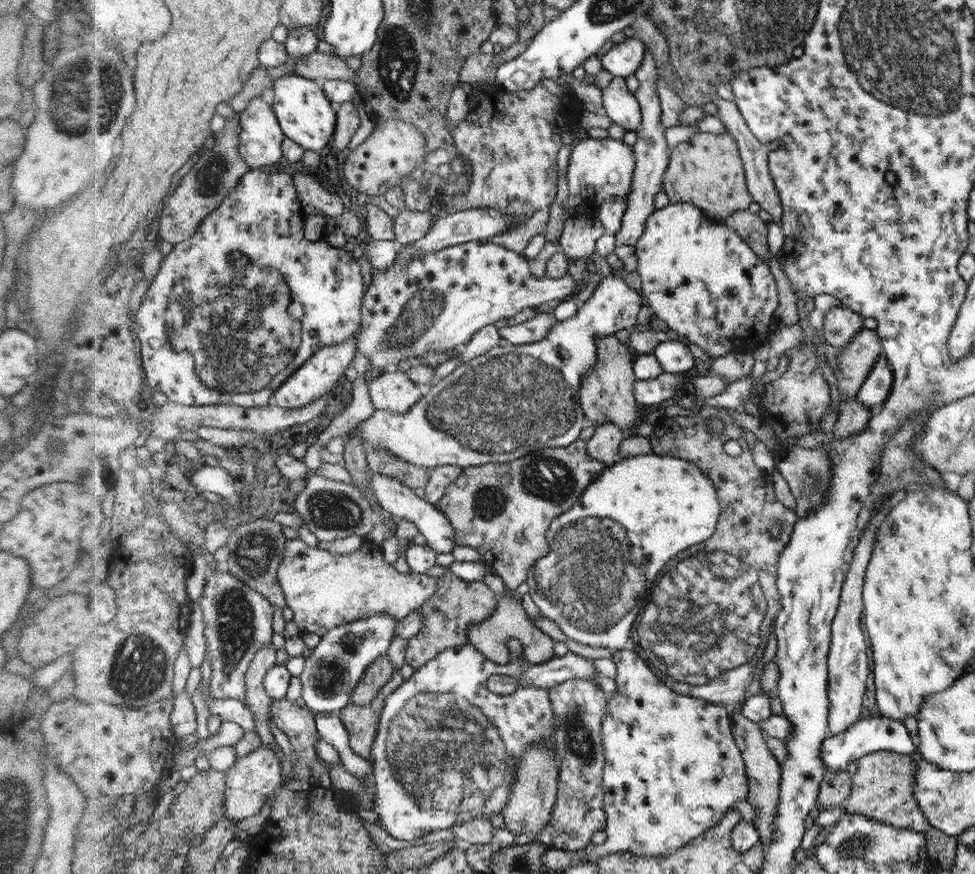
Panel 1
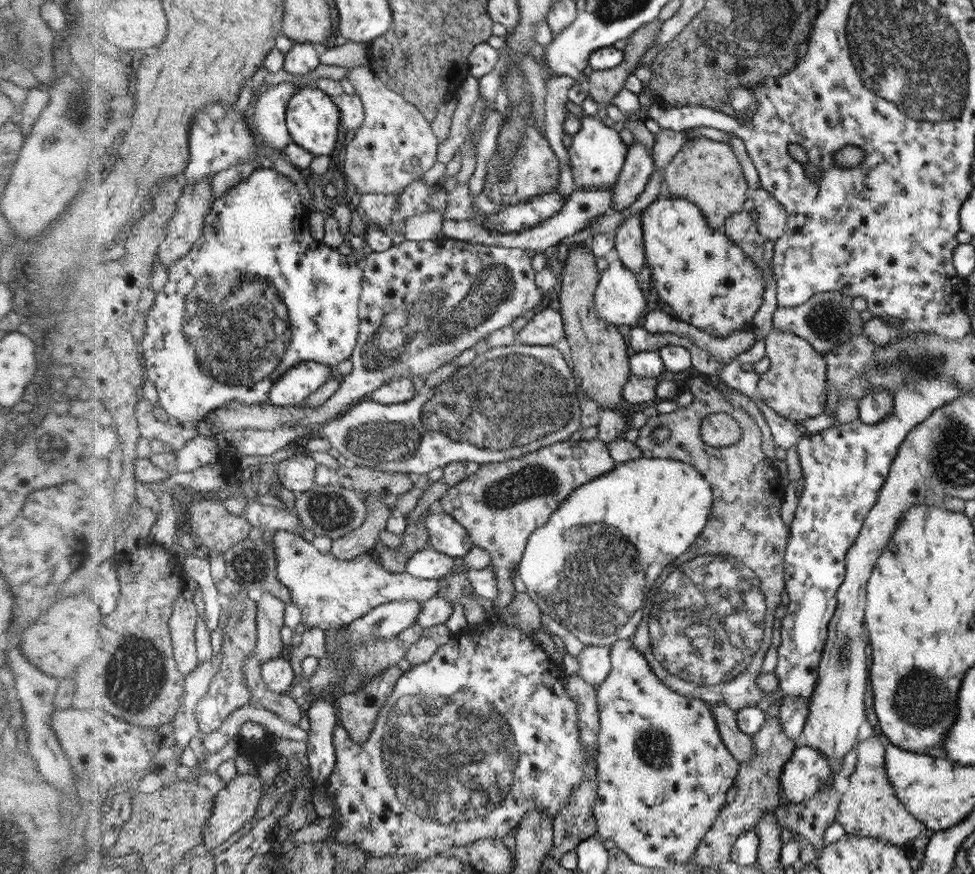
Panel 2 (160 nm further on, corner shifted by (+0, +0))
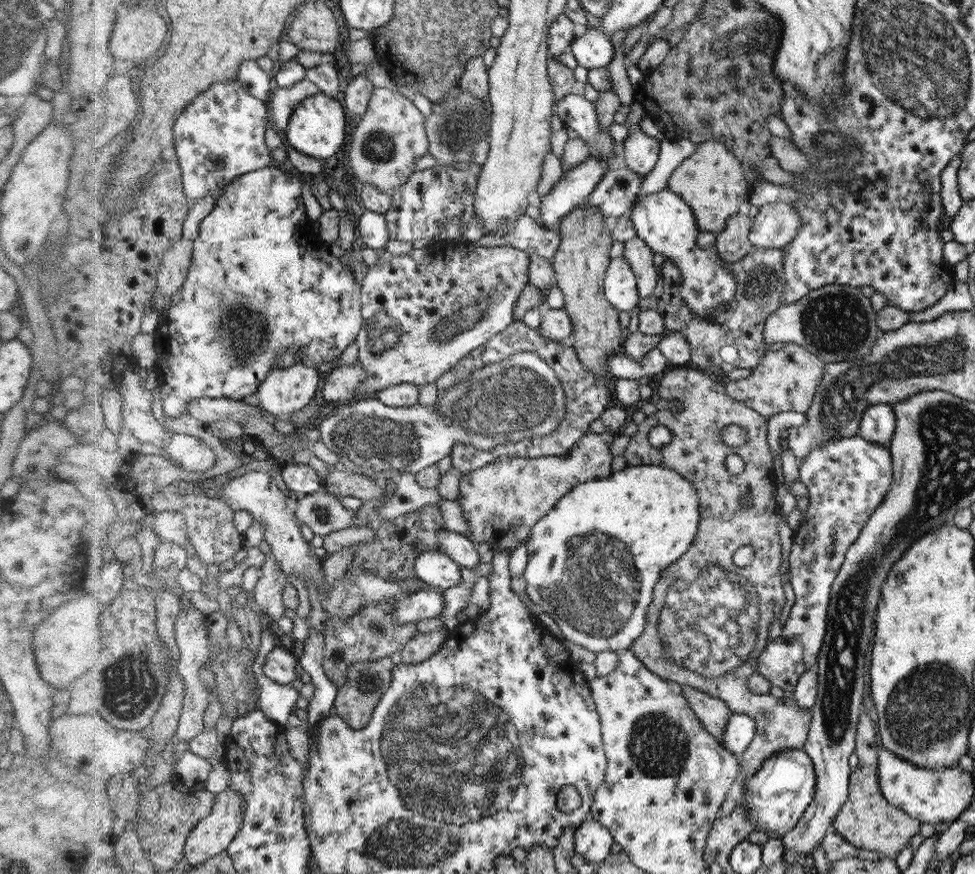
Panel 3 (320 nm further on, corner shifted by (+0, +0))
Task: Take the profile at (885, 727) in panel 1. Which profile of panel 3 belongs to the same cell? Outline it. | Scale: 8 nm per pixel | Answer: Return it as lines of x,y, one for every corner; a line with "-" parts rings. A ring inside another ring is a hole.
786,749
764,760
754,776
744,779
742,803
748,821
756,825
756,830
770,833
770,839
773,840
782,839
792,832
806,813
806,808
815,800
815,767
809,753
803,749

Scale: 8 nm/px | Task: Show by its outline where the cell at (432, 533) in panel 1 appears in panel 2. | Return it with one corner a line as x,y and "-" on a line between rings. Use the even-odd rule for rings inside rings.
435,507
426,511
431,546
452,558
463,557
473,547
467,530
448,513

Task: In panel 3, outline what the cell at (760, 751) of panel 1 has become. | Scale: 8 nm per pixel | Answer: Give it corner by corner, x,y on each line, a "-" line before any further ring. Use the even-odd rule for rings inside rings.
681,685
681,687
690,708
700,717
701,723
705,725
705,728
708,729
710,733
713,733
720,742
728,718
734,714
734,712
718,697
711,697
710,694
699,691
689,685

